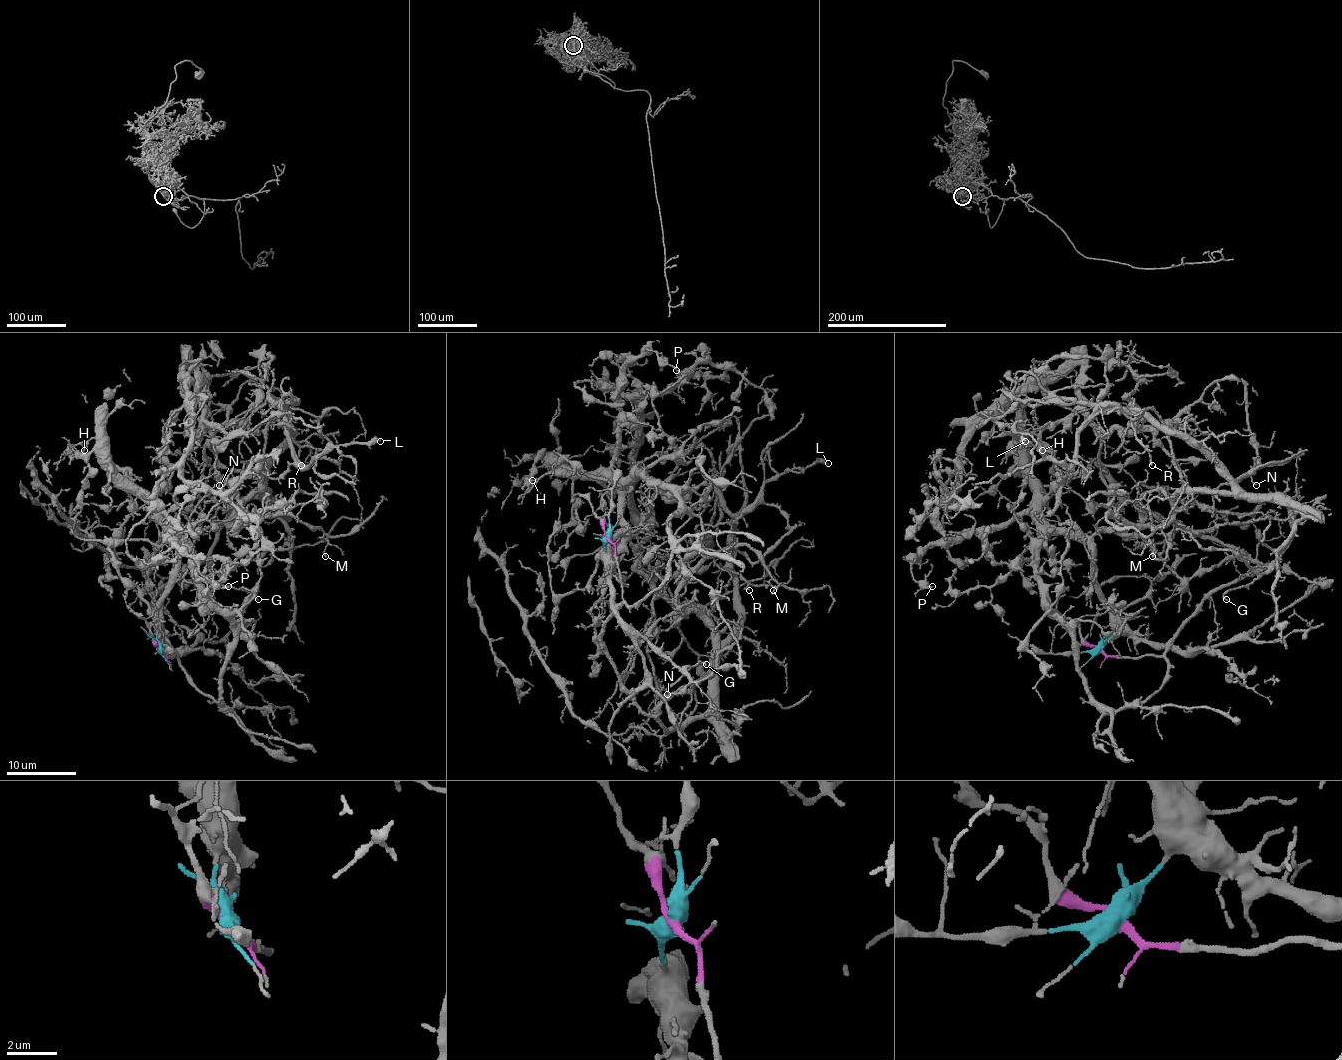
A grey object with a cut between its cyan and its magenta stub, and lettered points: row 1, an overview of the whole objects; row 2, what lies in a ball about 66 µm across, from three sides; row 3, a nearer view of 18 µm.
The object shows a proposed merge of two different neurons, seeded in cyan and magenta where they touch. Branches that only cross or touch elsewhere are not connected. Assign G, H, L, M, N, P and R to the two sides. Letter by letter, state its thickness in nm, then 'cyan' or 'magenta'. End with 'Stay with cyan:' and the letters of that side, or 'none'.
G: calibre 130 nm; magenta
H: calibre 110 nm; cyan
L: calibre 340 nm; magenta
M: calibre 120 nm; magenta
N: calibre 110 nm; magenta
P: calibre 190 nm; cyan
R: calibre 180 nm; magenta
Stay with cyan: H, P

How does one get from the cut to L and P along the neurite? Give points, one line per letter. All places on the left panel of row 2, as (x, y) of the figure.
L: (159, 650), (175, 653), (154, 596), (261, 494), (289, 435), (284, 411), (301, 466), (379, 440)
P: (159, 650), (158, 605), (171, 580), (178, 546), (164, 515), (170, 535), (203, 575), (229, 586)

